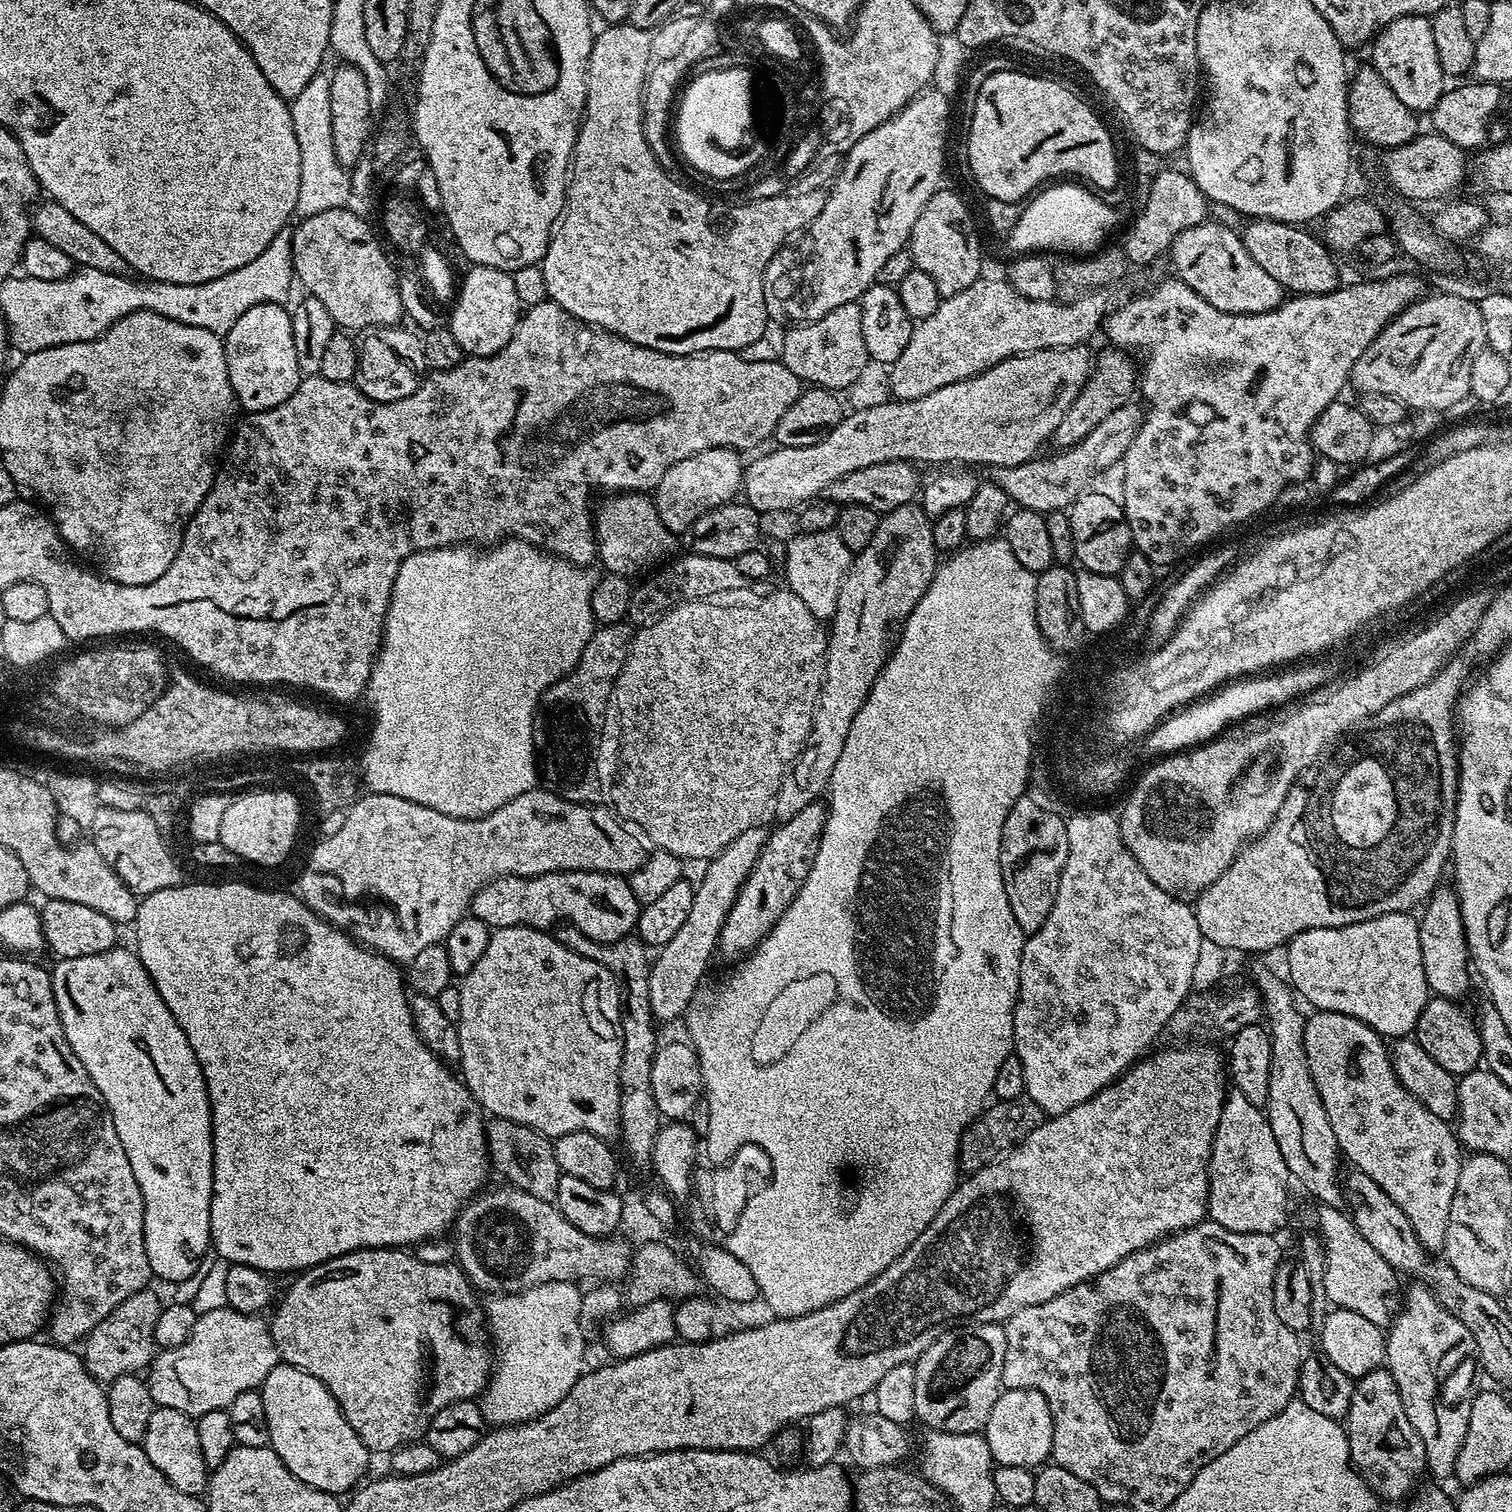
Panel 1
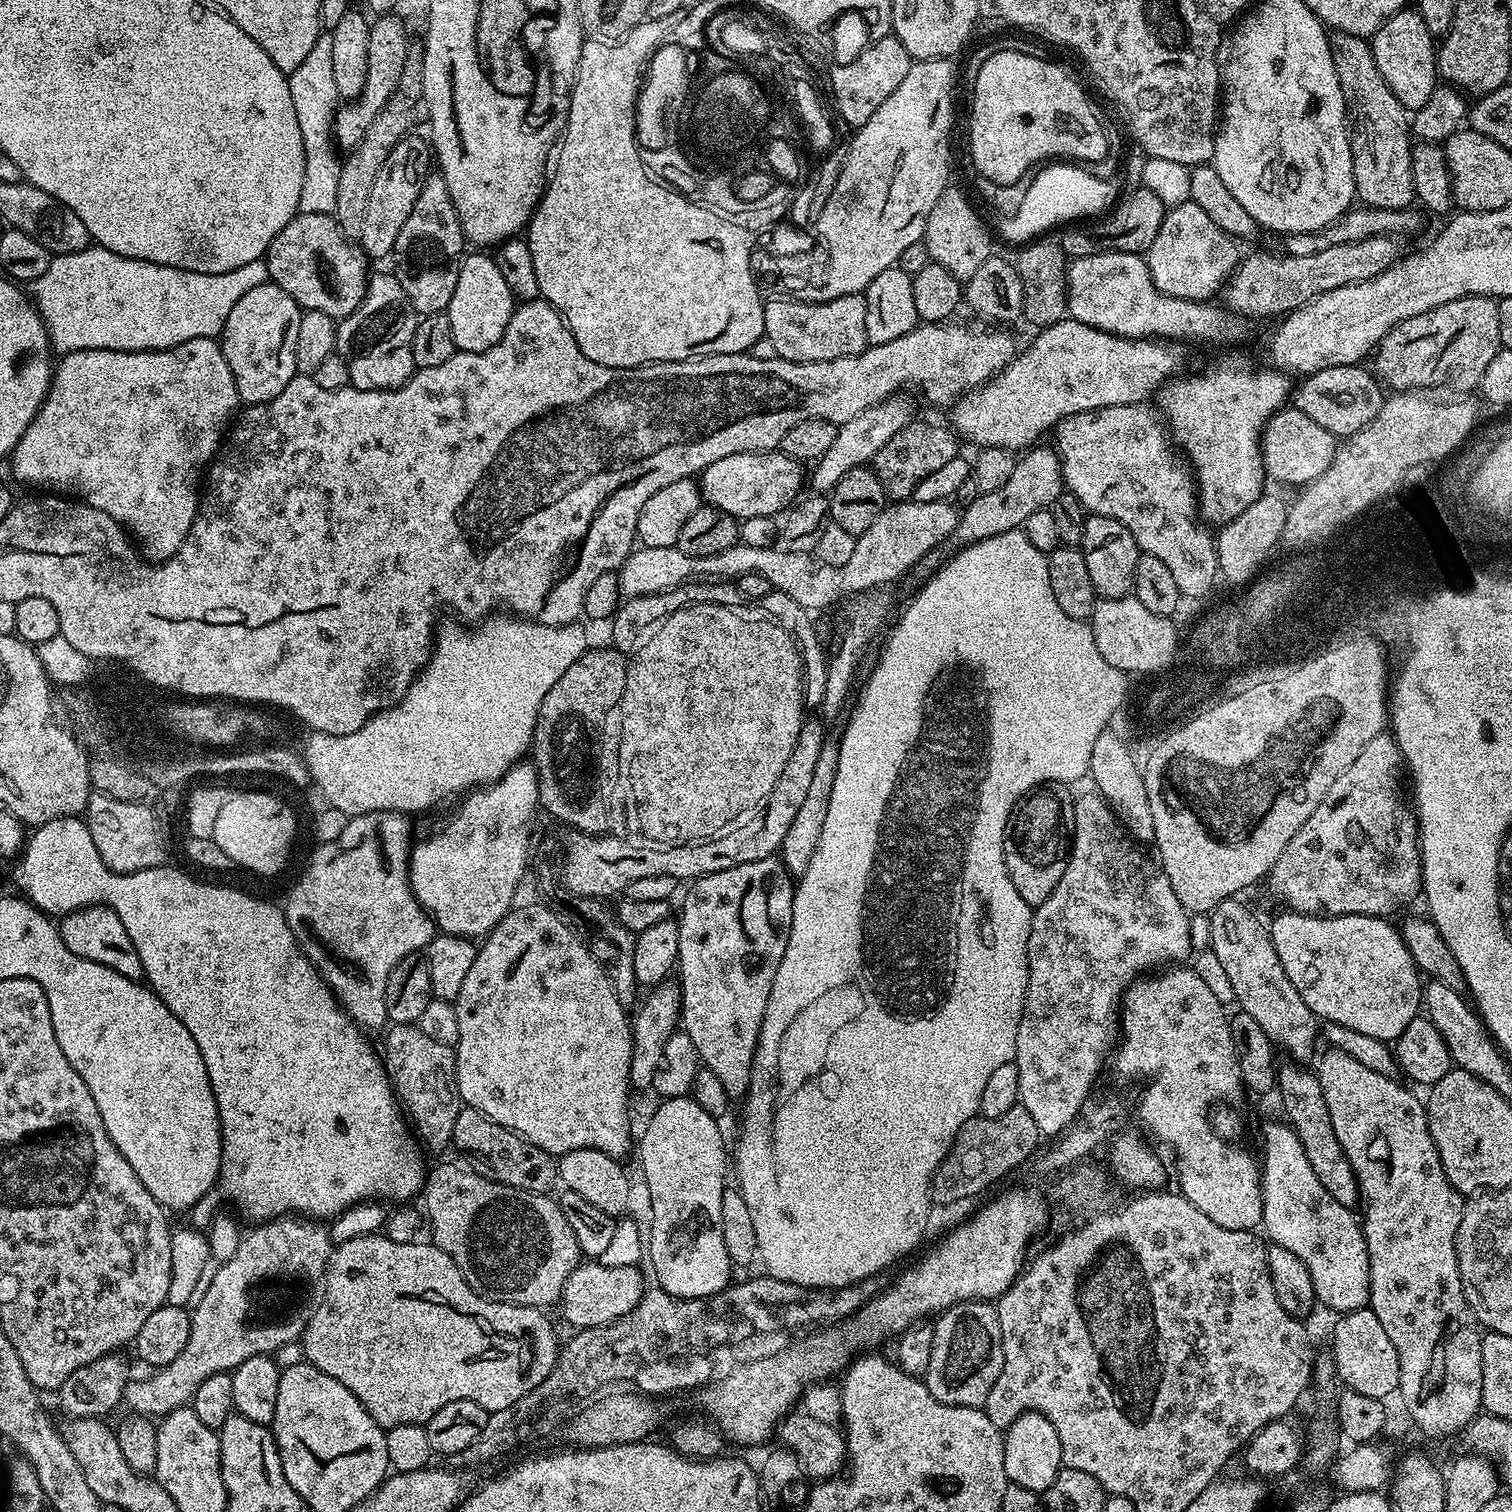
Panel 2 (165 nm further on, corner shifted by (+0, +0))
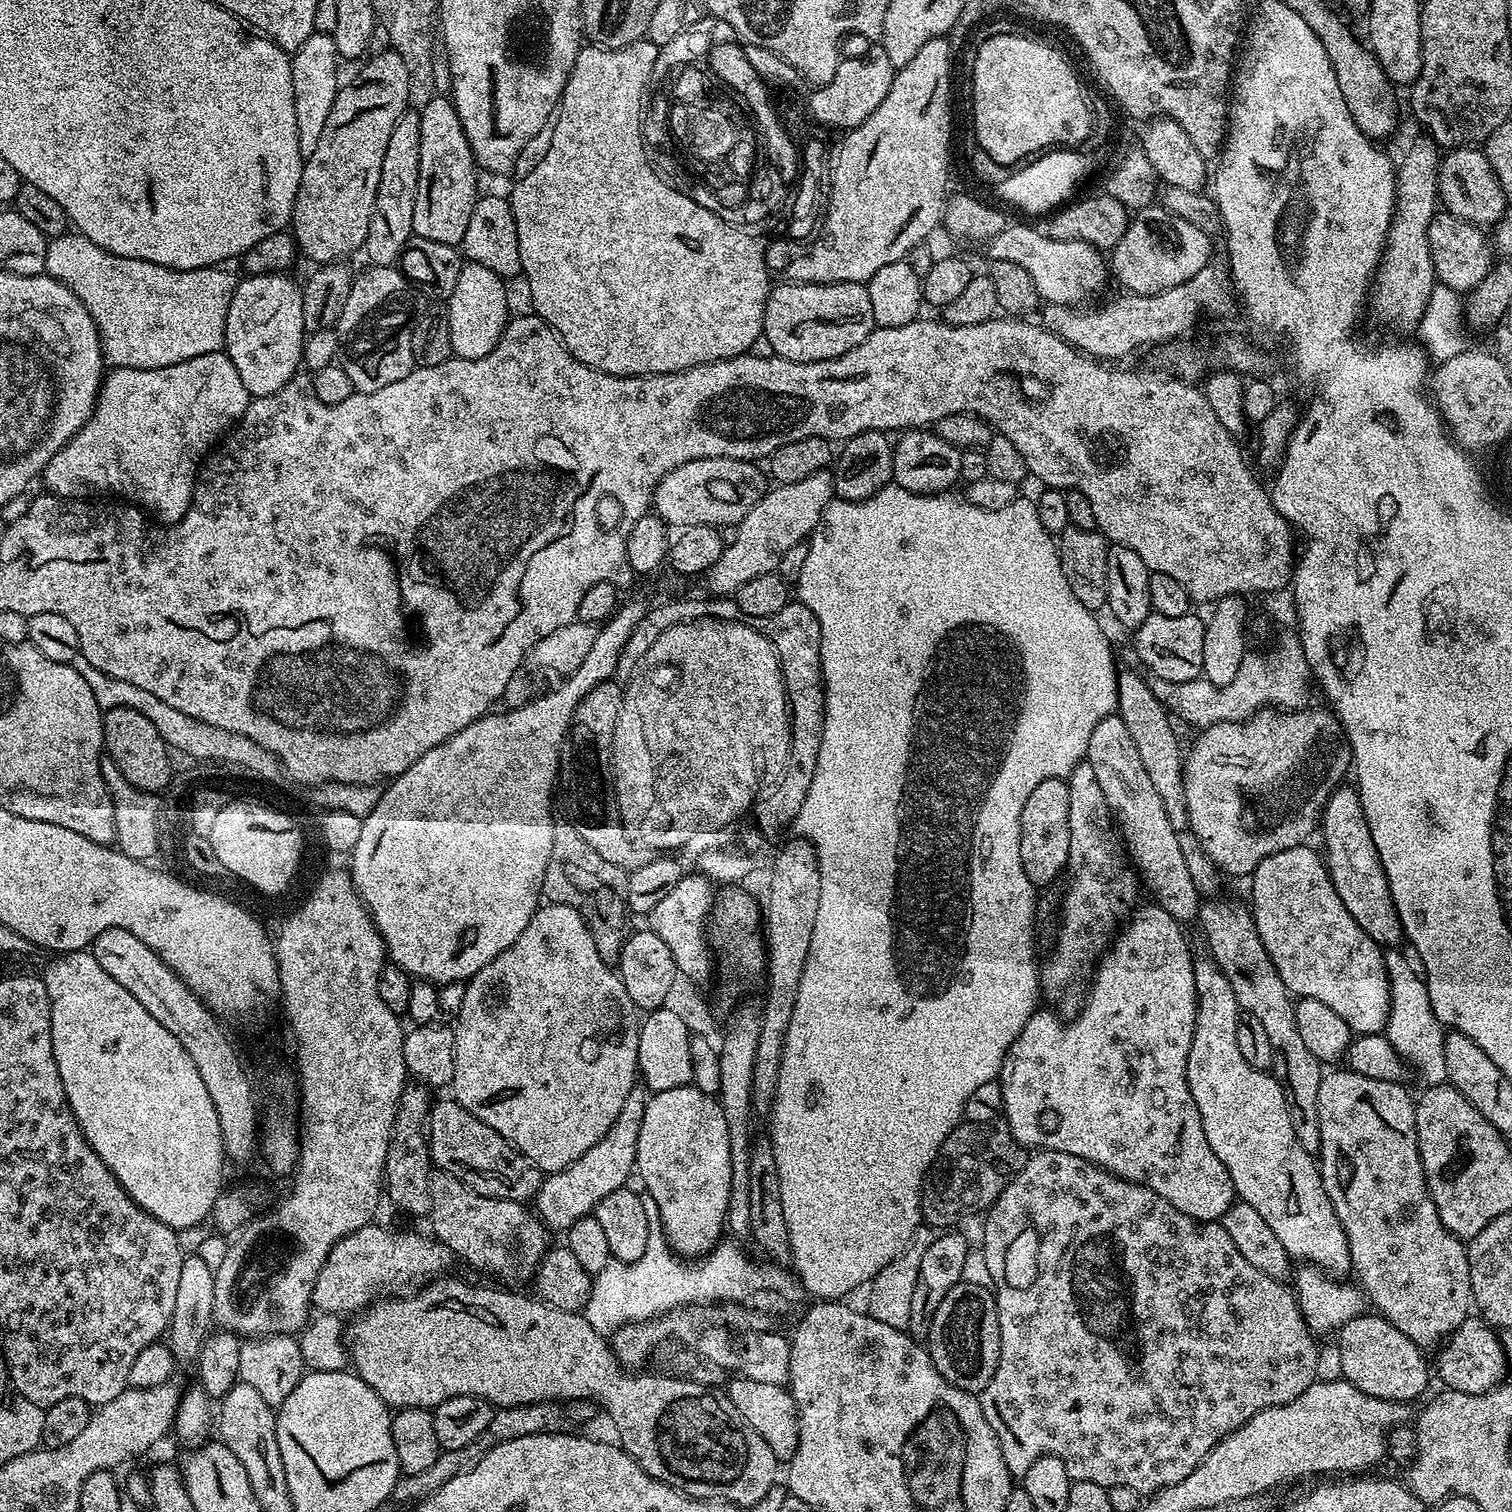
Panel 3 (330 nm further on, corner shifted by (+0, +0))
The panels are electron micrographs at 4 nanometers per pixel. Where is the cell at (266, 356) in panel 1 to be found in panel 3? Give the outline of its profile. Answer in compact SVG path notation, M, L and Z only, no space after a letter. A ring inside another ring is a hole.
M265 274L241 279L226 314L223 351L227 352L249 397L274 394L297 375L306 333L302 322L302 288L288 274Z

